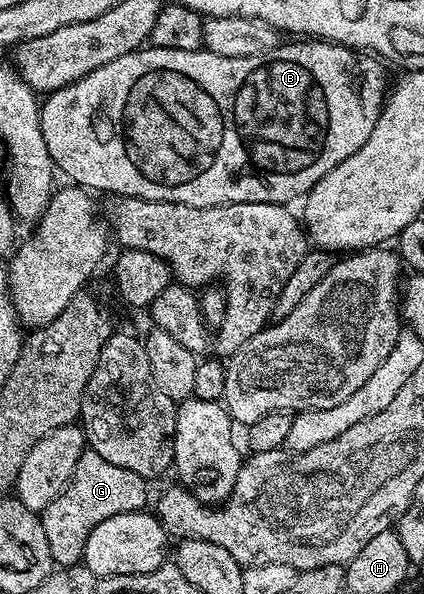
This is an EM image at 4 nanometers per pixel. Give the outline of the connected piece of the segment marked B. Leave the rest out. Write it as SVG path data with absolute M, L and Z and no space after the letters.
M297 39L294 45L278 44L277 48L260 53L259 55L247 55L239 59L231 59L223 55L215 55L209 53L205 48L196 49L195 51L175 51L174 49L154 49L152 47L142 47L133 53L123 55L119 59L111 59L111 63L107 63L103 67L99 67L95 71L91 71L86 77L81 77L75 83L71 83L67 87L57 89L53 93L48 94L40 102L41 106L41 126L43 127L43 139L47 143L47 151L51 155L54 166L58 170L61 169L69 176L68 180L78 187L84 187L86 190L94 191L98 189L101 193L109 193L108 195L116 195L119 197L138 197L139 199L151 199L152 201L166 201L167 203L183 203L187 207L211 207L212 205L230 205L231 203L275 203L276 205L284 205L293 203L293 200L304 198L309 188L315 183L319 183L319 179L323 179L323 175L327 175L327 171L331 171L331 167L335 167L339 163L343 163L343 159L347 159L351 155L355 155L355 151L359 151L359 147L363 147L363 143L367 143L367 139L371 139L371 131L375 127L375 123L381 114L381 108L385 105L387 96L387 81L385 85L385 69L376 56L370 55L365 51L350 49L348 45L339 45L336 41L322 41L320 39Z

